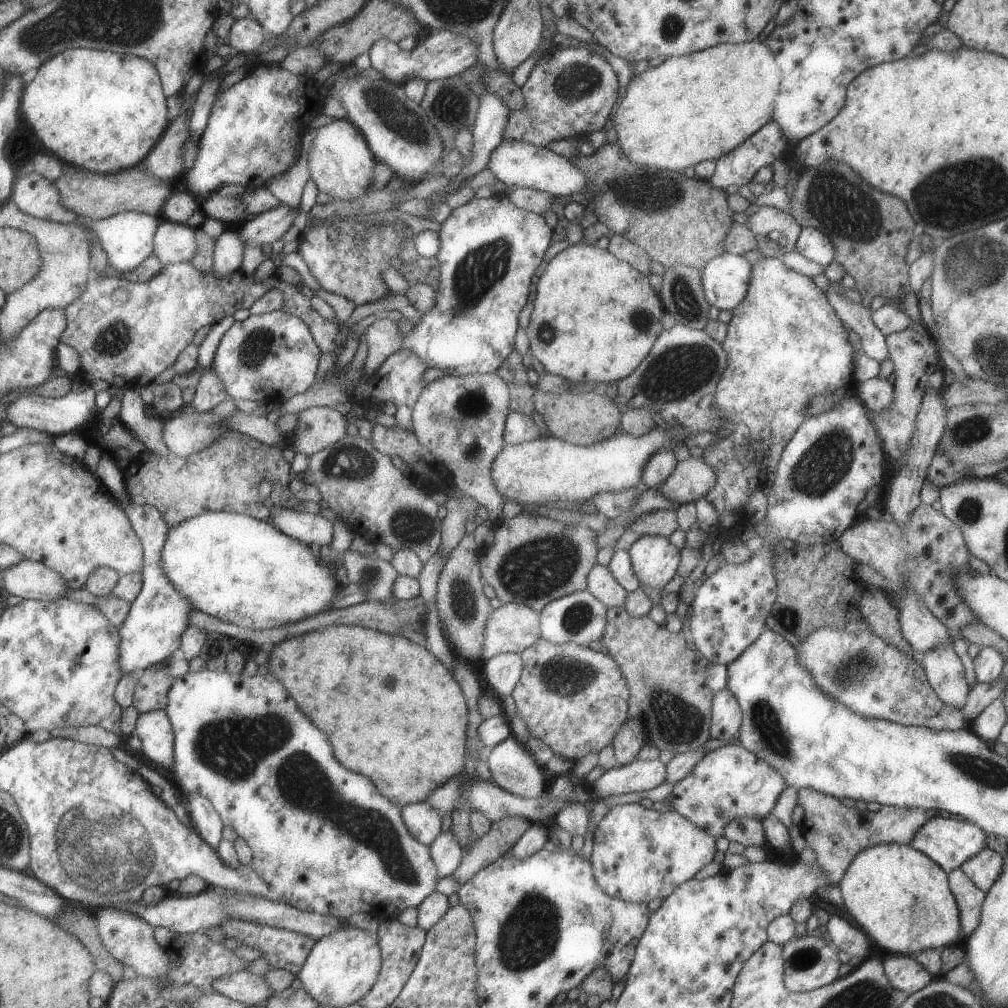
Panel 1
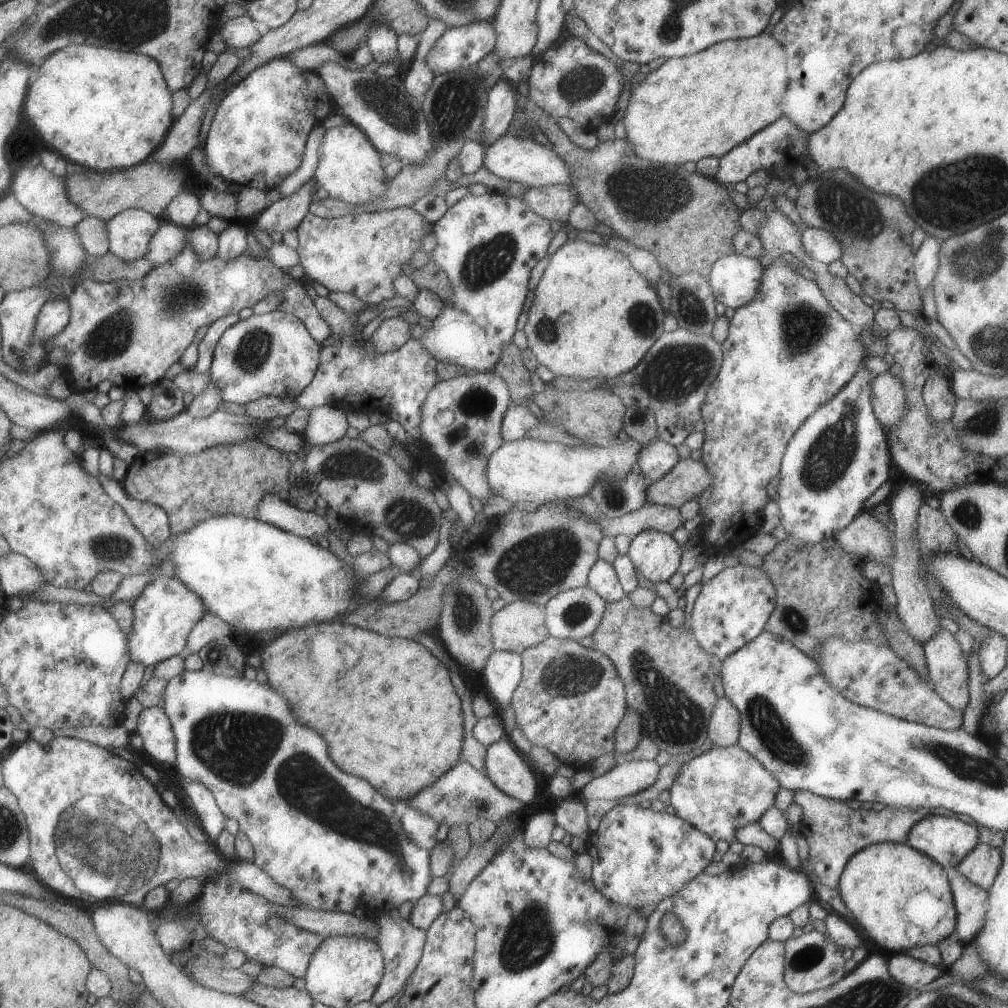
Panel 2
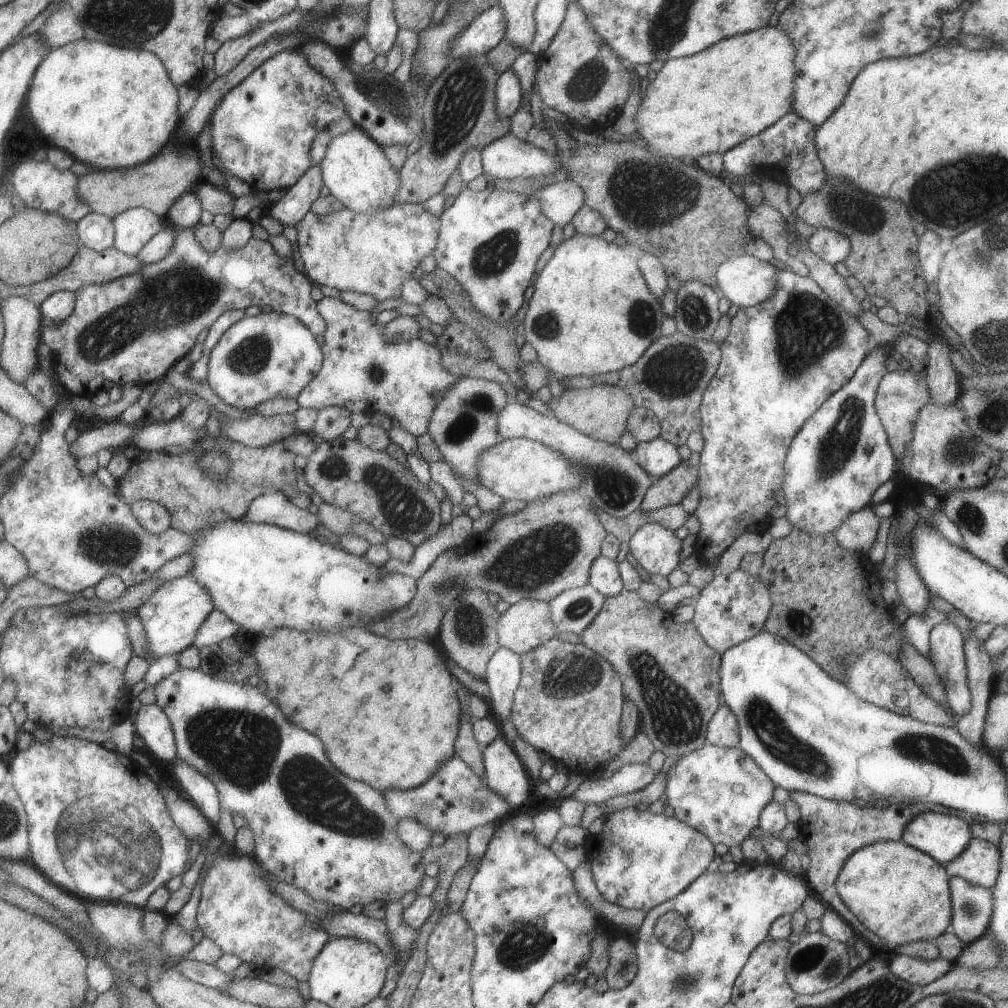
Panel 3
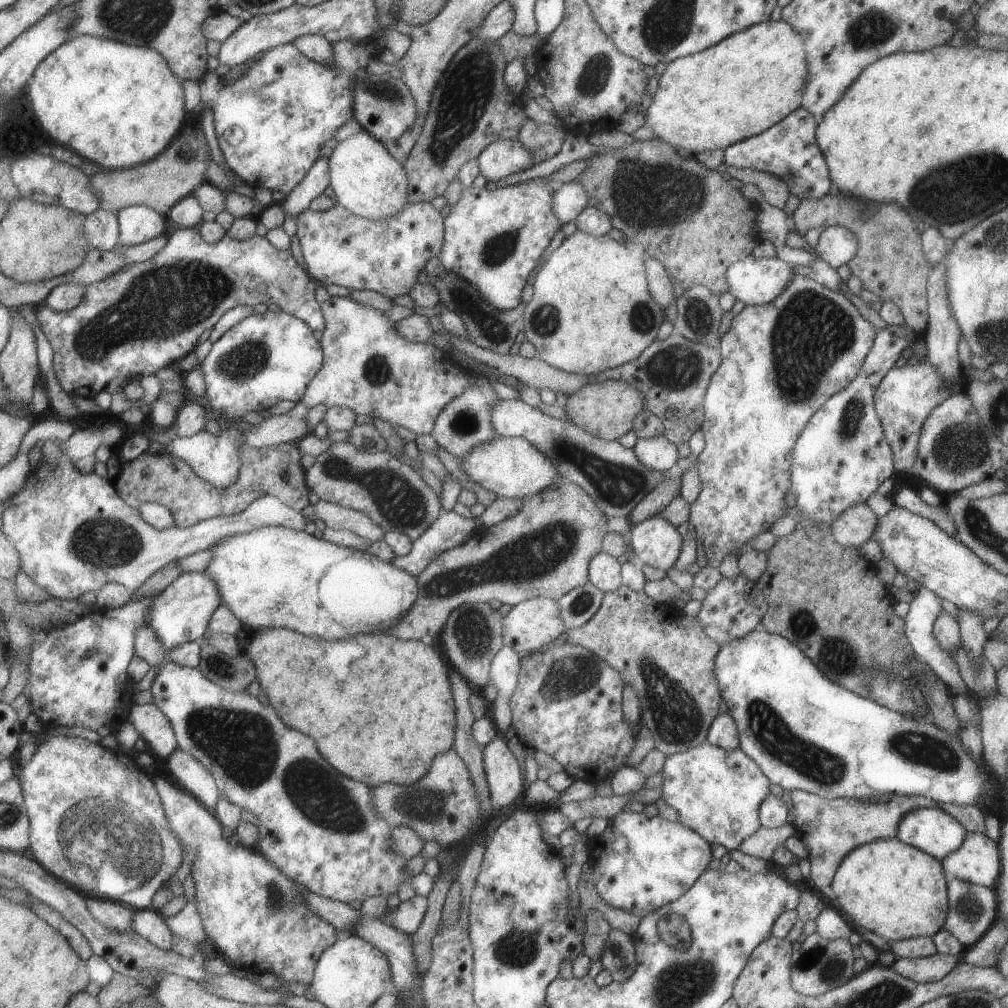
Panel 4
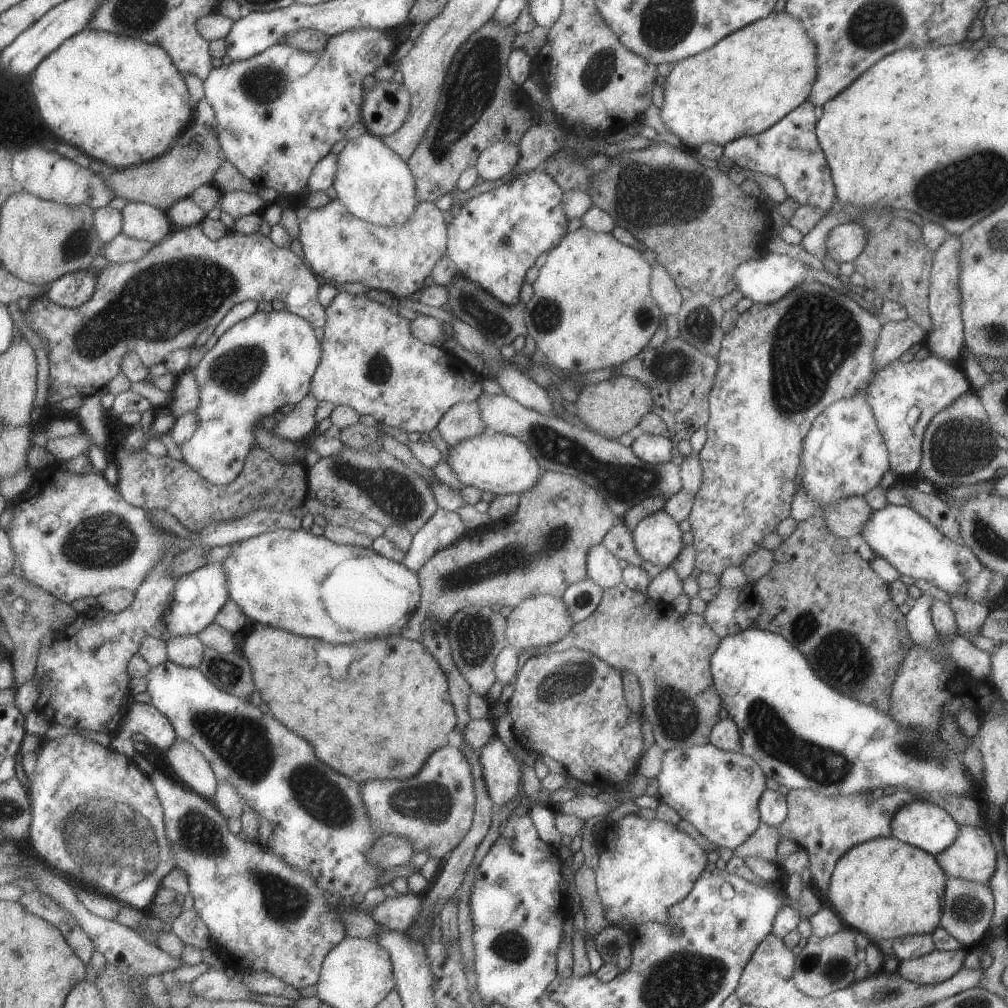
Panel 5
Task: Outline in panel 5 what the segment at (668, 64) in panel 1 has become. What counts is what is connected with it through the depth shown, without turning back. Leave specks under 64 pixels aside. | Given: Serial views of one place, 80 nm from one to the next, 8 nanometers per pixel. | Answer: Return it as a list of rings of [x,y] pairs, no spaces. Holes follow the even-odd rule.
[[[771,11],[767,16],[754,20],[751,24],[746,24],[743,28],[729,33],[721,40],[718,40],[711,48],[702,50],[693,56],[677,61],[669,74],[665,77],[663,89],[663,102],[659,108],[659,116],[667,130],[671,130],[683,147],[689,150],[695,150],[700,144],[712,142],[723,146],[730,140],[740,136],[753,136],[762,130],[775,124],[780,118],[783,118],[788,112],[791,112],[796,106],[807,100],[813,81],[816,79],[816,48],[813,39],[805,32],[801,21],[794,16],[788,15],[783,11]]]

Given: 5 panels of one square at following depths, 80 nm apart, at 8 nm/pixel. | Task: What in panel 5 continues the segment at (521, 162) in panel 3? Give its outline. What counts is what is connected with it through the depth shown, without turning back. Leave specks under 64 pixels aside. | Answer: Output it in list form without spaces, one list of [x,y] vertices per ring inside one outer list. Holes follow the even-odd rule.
[[[496,142],[478,154],[475,170],[483,180],[501,179],[517,162],[518,148],[511,143]]]

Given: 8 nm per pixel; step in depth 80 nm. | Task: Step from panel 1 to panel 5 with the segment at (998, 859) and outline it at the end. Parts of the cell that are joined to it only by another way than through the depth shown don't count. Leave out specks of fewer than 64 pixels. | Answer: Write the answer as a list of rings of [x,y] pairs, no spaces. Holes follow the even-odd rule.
[[[958,825],[955,840],[935,856],[945,876],[985,883],[996,867],[996,852],[987,827]]]

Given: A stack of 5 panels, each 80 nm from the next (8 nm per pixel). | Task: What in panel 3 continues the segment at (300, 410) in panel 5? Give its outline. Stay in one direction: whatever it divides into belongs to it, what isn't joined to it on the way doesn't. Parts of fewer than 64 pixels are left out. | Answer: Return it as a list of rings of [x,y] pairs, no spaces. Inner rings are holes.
[[[256,412],[246,420],[233,420],[221,426],[219,436],[229,437],[232,441],[248,447],[264,447],[279,443],[285,437],[297,433],[294,413],[266,417]]]

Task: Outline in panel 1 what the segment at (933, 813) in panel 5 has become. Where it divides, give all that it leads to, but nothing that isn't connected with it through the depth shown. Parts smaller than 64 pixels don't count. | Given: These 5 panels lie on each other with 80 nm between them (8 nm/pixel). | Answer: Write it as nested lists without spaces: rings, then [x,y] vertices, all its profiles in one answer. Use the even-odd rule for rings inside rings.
[[[931,817],[925,821],[913,835],[909,846],[919,852],[925,853],[937,866],[940,866],[946,873],[961,866],[970,856],[980,852],[985,844],[986,832],[976,824],[969,821],[955,820],[953,818]]]

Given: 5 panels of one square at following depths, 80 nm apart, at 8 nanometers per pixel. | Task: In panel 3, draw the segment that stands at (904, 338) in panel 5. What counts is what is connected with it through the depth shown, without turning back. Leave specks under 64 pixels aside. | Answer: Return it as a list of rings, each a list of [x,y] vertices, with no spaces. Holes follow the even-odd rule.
[[[891,342],[872,345],[854,375],[821,403],[793,437],[784,460],[781,492],[787,502],[785,517],[794,528],[815,536],[821,534],[825,536],[827,533],[834,532],[846,516],[861,507],[871,505],[869,500],[875,489],[889,480],[897,470],[897,458],[889,446],[887,433],[874,407],[874,396],[879,381],[887,372],[886,360],[889,358],[890,350]]]

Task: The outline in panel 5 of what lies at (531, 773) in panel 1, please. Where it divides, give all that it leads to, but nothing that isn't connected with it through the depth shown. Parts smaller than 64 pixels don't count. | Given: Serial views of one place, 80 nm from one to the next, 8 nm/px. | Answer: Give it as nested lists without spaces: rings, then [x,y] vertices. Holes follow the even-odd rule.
[[[496,736],[477,752],[481,776],[495,807],[501,807],[521,793],[520,768],[511,751]]]

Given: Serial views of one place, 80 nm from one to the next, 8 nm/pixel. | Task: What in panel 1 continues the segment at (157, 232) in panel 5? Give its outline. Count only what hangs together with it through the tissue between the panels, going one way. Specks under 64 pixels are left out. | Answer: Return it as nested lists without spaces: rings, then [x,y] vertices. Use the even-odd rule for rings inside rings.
[[[125,211],[97,220],[78,215],[76,221],[100,238],[101,246],[106,252],[107,262],[111,263],[112,267],[118,271],[126,271],[131,267],[136,267],[136,264],[152,254],[153,234],[161,222],[161,218],[142,212]]]

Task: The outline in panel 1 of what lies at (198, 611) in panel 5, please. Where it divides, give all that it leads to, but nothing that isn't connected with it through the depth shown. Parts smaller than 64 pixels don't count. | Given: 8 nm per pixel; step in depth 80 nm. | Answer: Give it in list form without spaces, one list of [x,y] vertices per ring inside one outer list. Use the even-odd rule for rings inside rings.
[[[129,498],[118,500],[133,532],[142,544],[142,587],[135,599],[130,602],[125,622],[118,628],[119,654],[118,663],[122,674],[140,673],[146,667],[157,662],[166,662],[180,645],[181,633],[188,627],[189,615],[193,608],[190,600],[183,596],[169,579],[166,579],[162,569],[161,549],[168,535],[168,524],[164,516],[151,505],[138,505]]]

